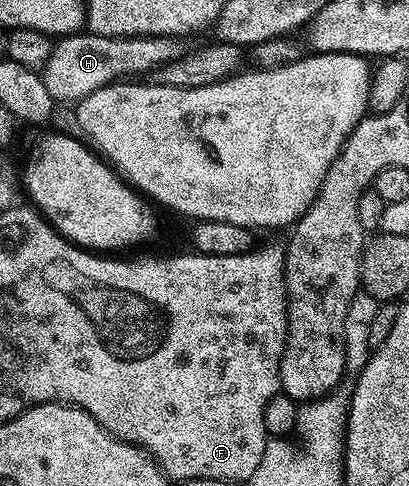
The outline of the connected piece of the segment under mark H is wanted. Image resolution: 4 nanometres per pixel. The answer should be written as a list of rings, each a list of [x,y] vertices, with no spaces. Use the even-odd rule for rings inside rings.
[[[93,34],[63,36],[57,41],[40,75],[48,94],[56,102],[77,102],[106,84],[123,78],[142,78],[162,64],[185,56],[188,45],[176,36],[96,36]]]

